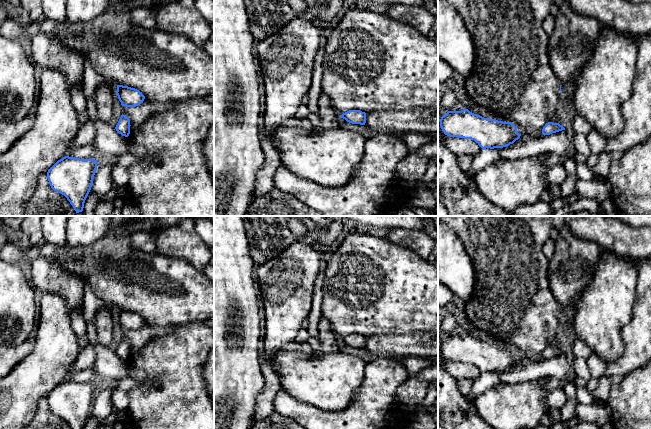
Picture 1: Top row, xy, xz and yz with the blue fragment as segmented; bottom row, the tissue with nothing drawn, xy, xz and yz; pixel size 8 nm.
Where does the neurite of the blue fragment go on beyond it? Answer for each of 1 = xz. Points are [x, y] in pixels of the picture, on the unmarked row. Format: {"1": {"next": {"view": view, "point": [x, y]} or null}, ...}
{"1": {"next": null}}

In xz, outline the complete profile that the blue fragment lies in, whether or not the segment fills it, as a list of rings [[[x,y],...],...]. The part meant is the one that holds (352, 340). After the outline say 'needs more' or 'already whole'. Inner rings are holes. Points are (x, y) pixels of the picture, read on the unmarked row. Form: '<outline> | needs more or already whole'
[[[349,334],[340,340],[352,348],[365,349],[366,347],[366,337],[360,334]]] | already whole

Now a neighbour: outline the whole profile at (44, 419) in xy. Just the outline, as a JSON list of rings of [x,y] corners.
[[[42,398],[38,402],[34,419],[26,429],[71,429],[67,422],[54,415],[48,405],[47,398]]]

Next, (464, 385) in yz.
[[[470,379],[457,380],[457,386],[461,393],[468,395],[471,392],[473,381]]]

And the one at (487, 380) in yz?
[[[481,373],[479,378],[473,381],[471,392],[468,394],[470,399],[475,399],[481,393],[488,389],[500,385],[502,381],[494,373]]]

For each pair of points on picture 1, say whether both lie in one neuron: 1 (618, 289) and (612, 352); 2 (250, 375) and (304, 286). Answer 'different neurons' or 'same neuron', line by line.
1: same neuron
2: different neurons

